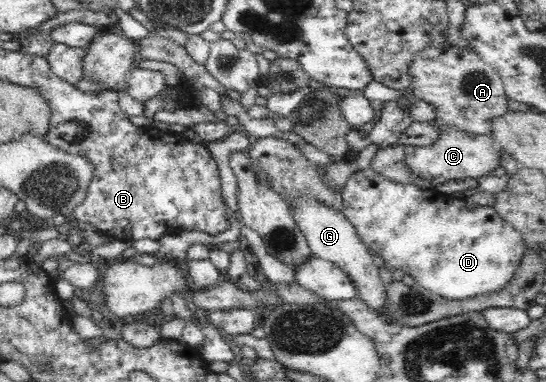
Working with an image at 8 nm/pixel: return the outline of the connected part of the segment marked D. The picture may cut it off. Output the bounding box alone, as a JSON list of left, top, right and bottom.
[341,167,526,300]

